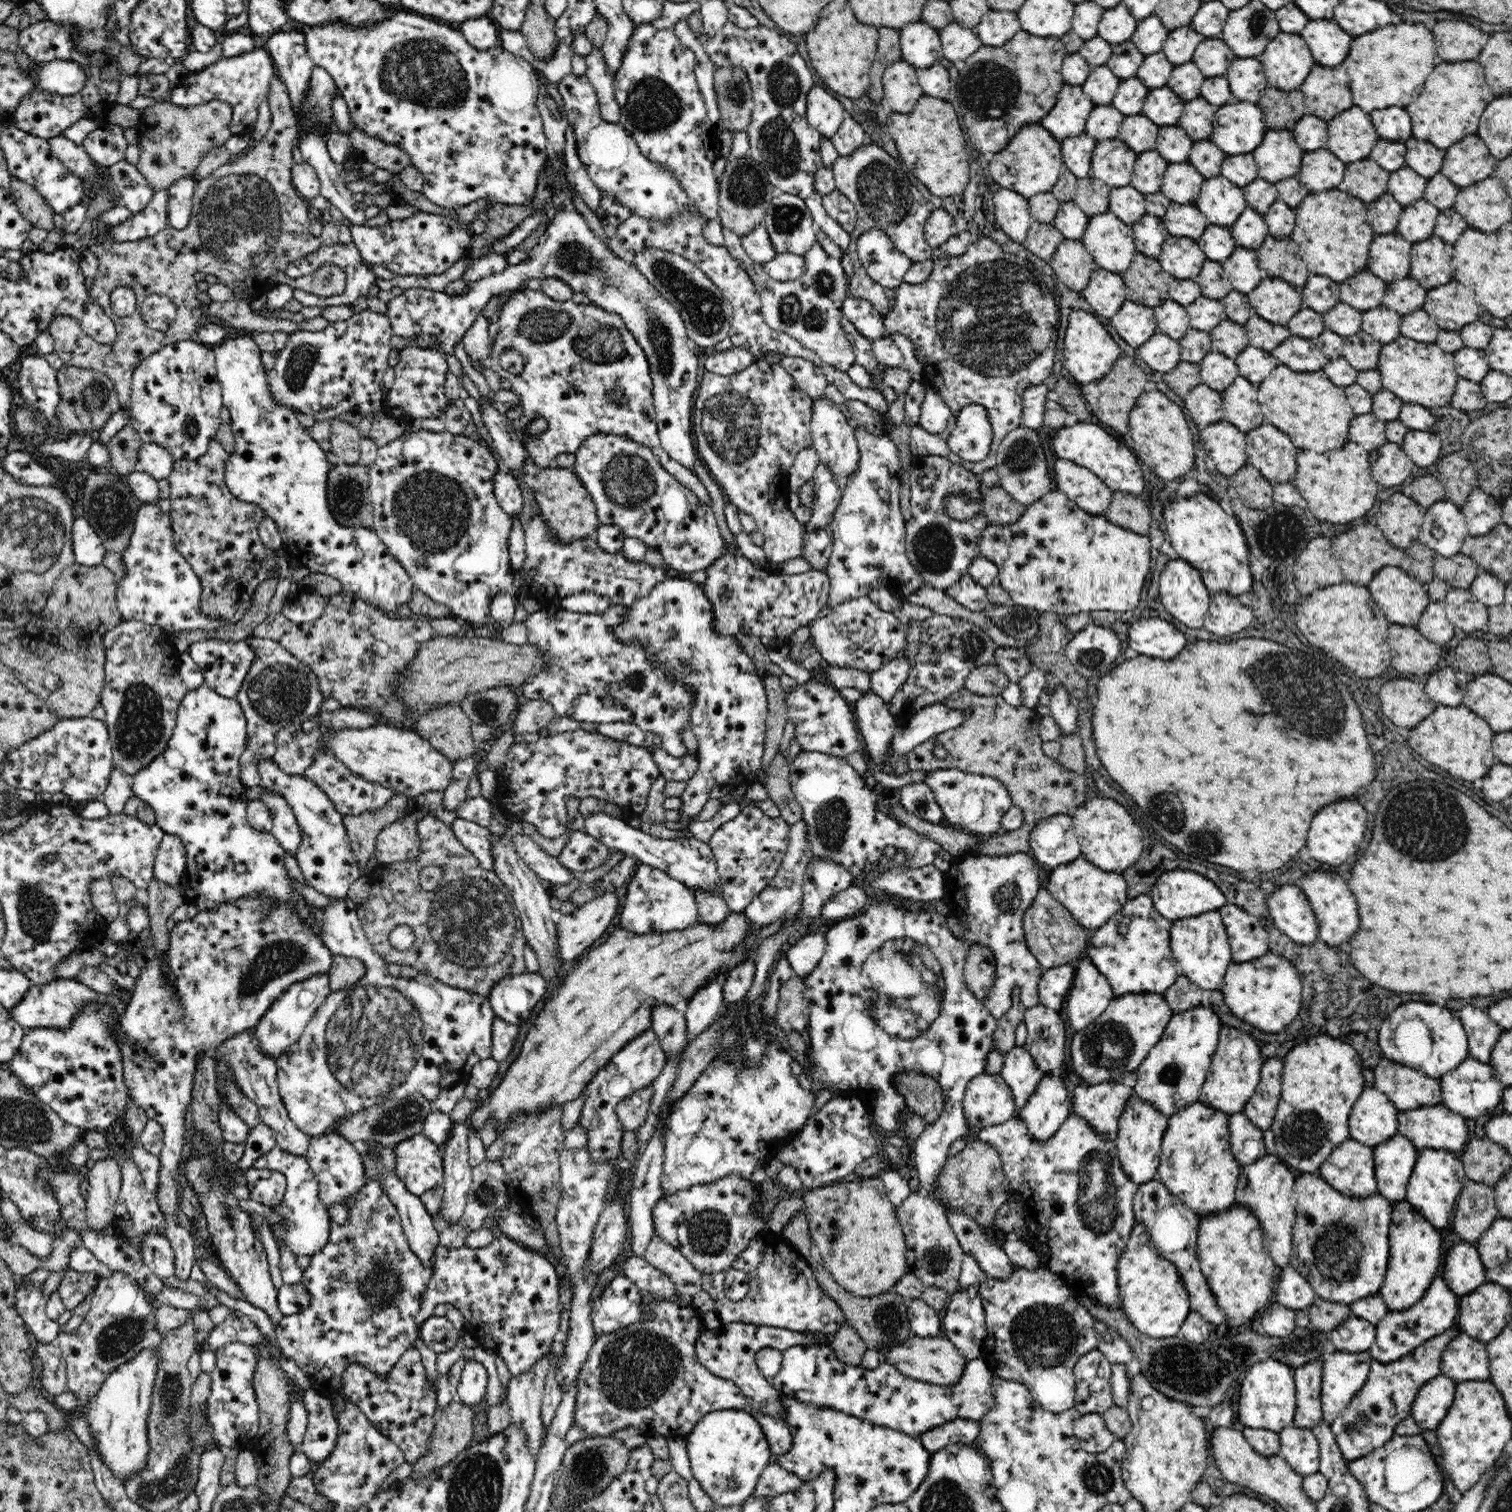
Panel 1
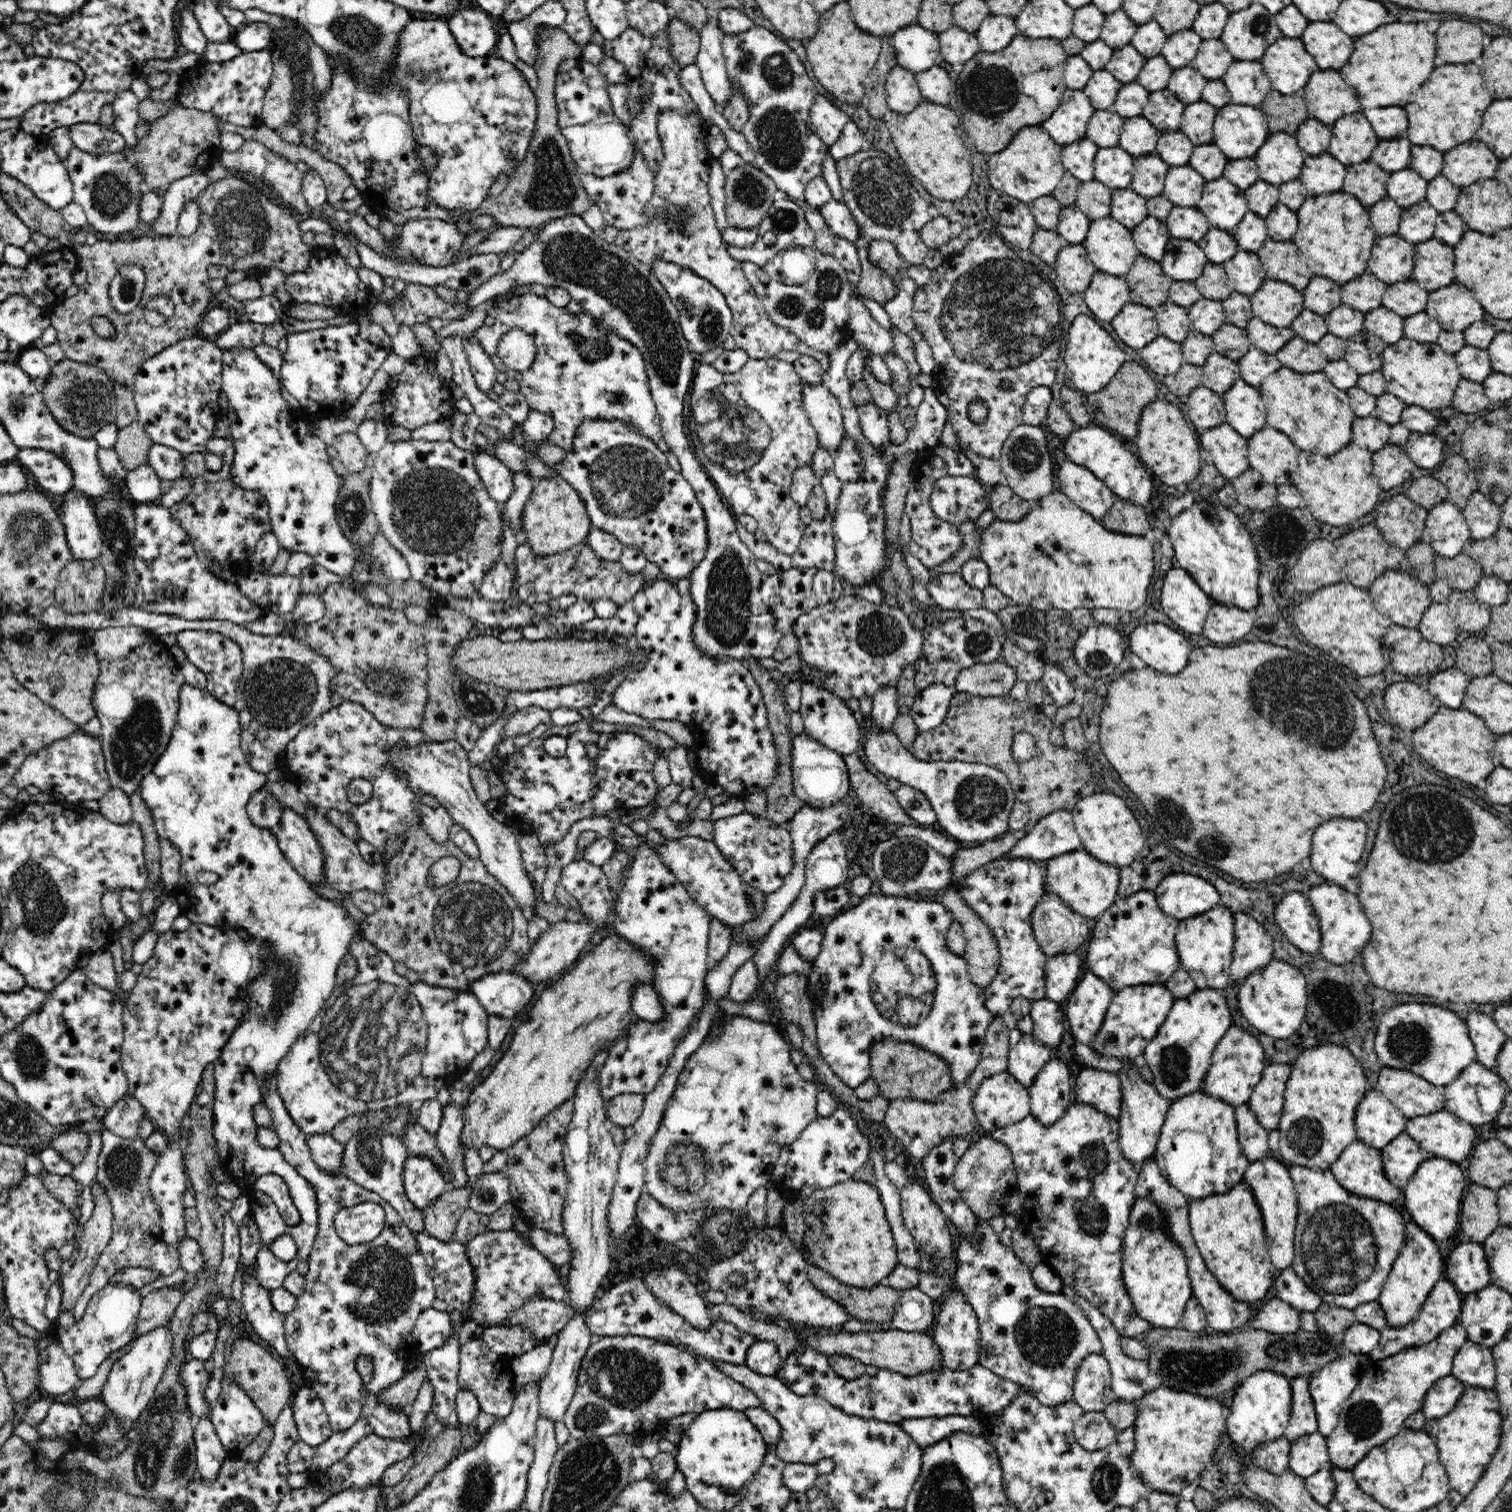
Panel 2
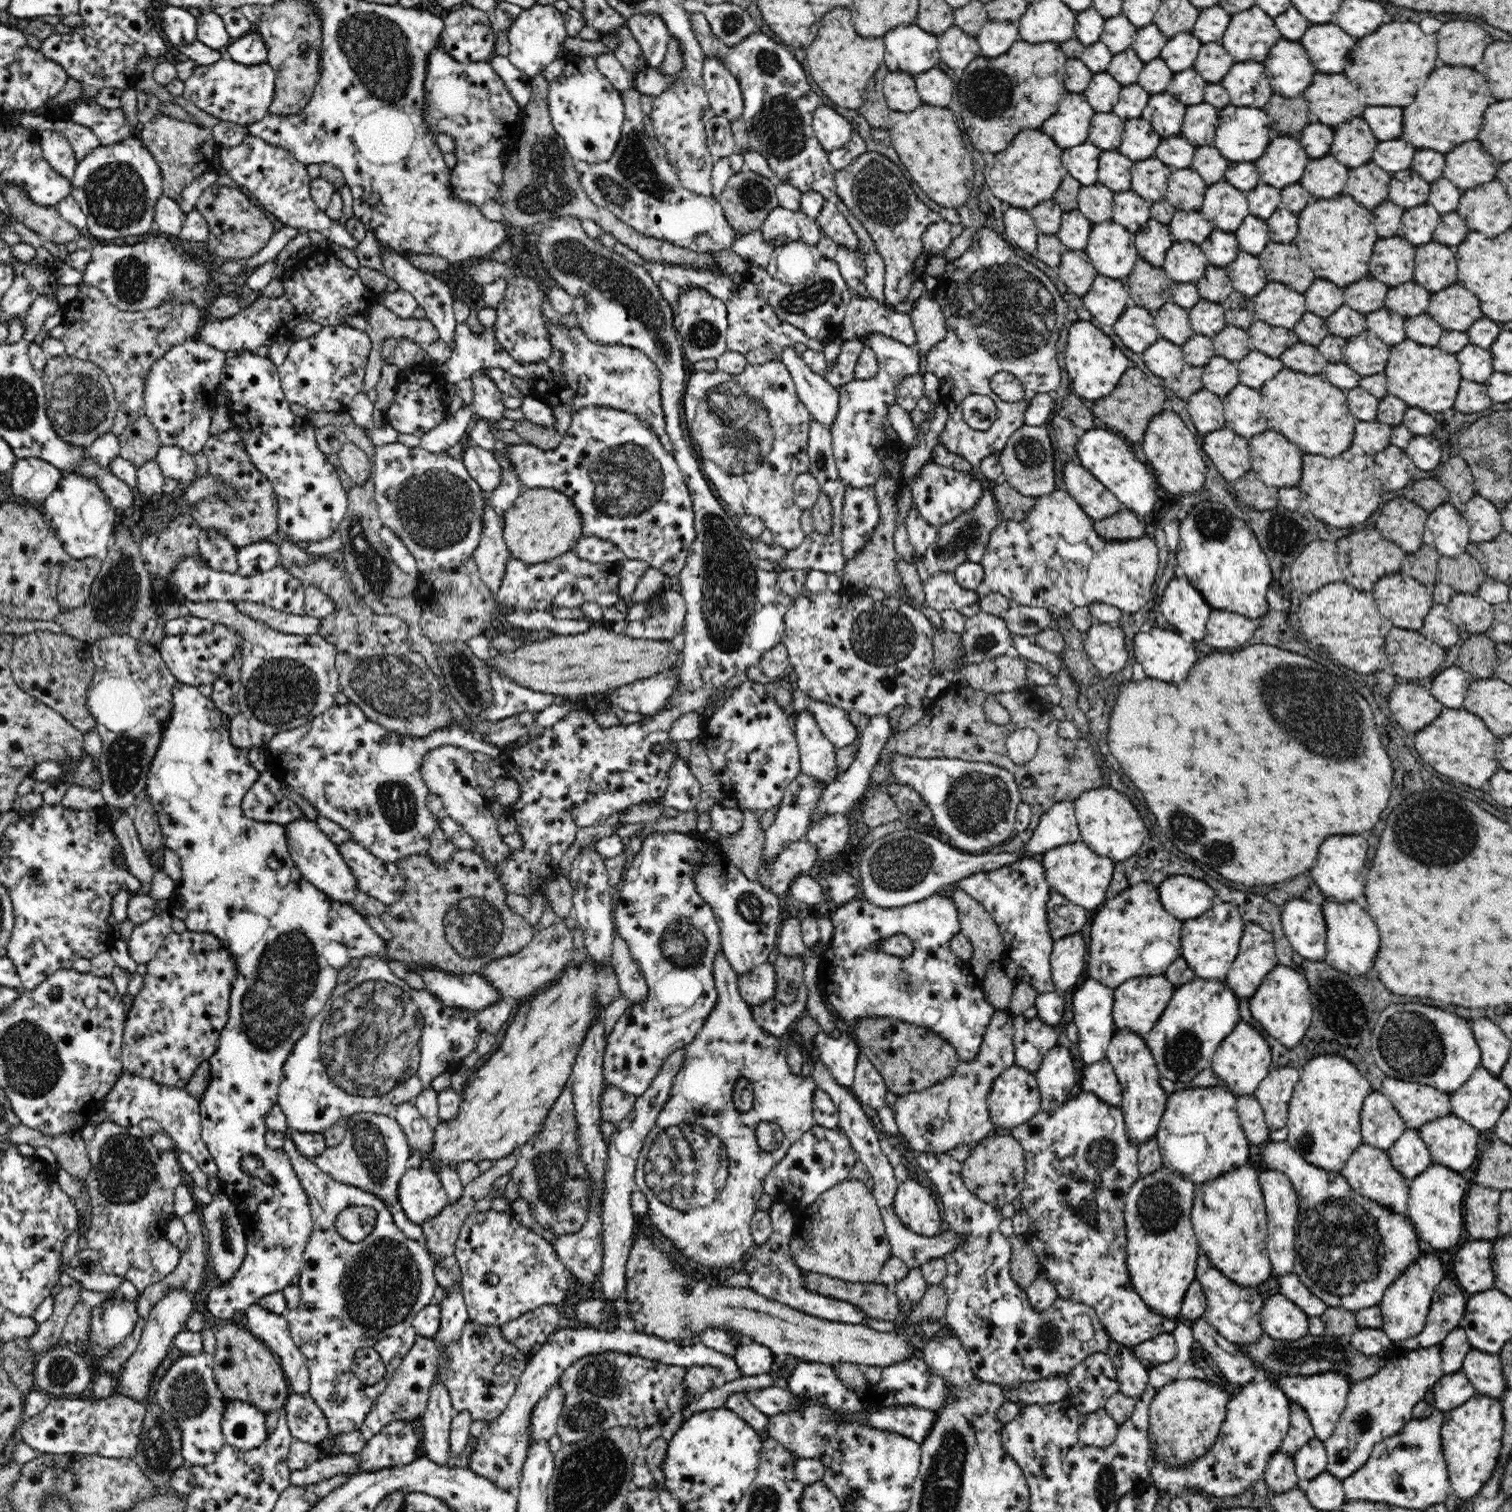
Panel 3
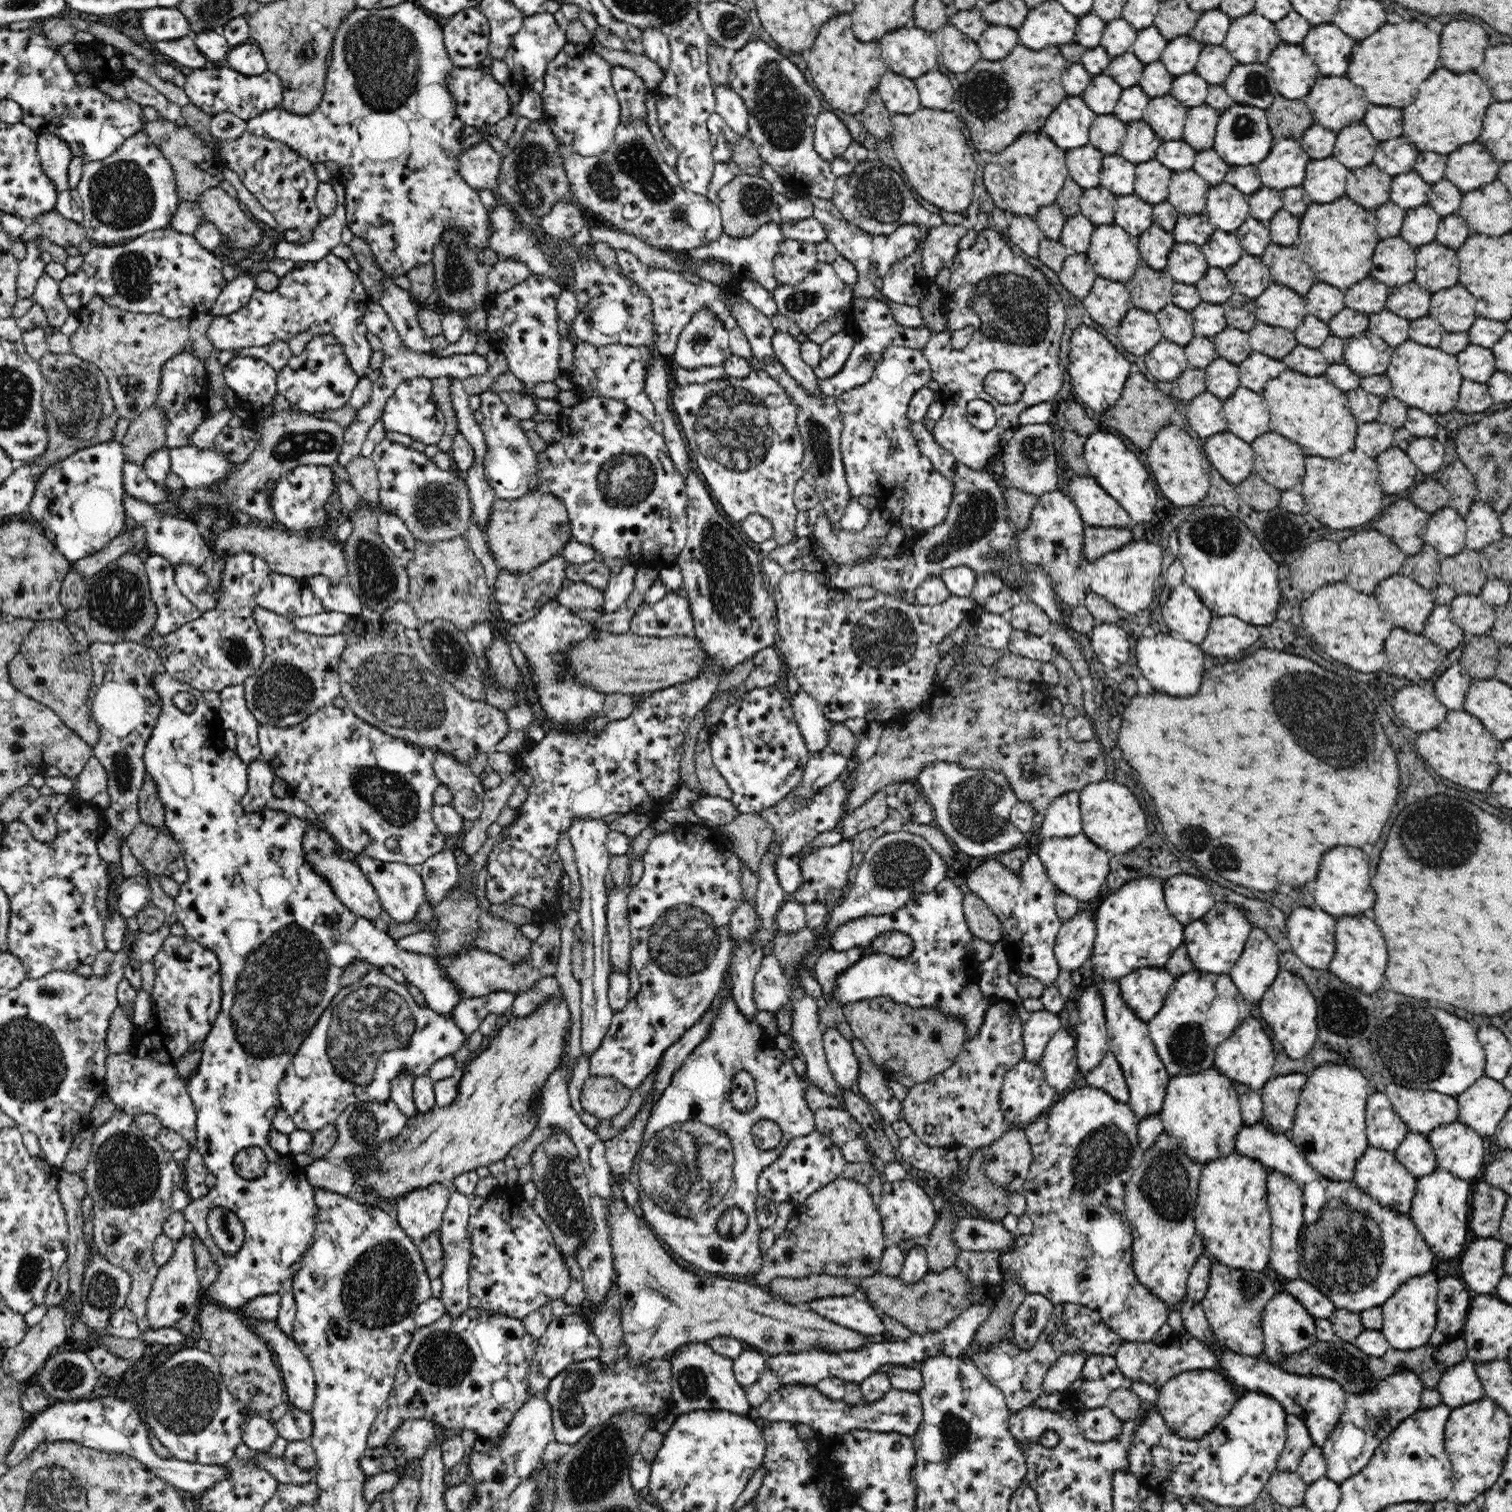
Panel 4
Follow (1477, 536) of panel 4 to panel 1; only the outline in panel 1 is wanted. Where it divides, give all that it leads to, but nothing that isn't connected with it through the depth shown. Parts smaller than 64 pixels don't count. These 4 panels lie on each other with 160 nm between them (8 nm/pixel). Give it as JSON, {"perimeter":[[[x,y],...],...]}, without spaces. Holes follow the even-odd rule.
{"perimeter":[[[1478,486],[1461,506],[1470,536],[1484,536],[1501,522],[1501,500],[1483,492]]]}

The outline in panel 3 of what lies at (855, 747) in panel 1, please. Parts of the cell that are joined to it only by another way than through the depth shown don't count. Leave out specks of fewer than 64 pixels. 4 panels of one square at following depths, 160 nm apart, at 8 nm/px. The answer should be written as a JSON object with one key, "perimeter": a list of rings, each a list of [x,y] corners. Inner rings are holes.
{"perimeter":[[[822,704],[822,733],[834,744],[836,749],[858,741],[860,734],[852,725],[849,716],[841,708]]]}

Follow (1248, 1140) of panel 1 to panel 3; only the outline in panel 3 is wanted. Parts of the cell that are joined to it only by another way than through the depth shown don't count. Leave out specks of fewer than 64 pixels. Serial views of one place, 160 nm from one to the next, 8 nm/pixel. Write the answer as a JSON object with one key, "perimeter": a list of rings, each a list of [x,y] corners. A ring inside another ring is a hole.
{"perimeter":[[[1255,1094],[1237,1097],[1237,1113],[1249,1144],[1262,1144],[1270,1139],[1272,1130],[1266,1124],[1264,1111]]]}

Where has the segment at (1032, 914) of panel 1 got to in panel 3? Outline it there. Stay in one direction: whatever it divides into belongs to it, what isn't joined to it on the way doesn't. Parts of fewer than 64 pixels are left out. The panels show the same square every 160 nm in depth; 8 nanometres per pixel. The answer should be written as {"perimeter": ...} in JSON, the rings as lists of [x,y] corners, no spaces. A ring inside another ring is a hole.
{"perimeter":[[[1052,891],[1046,905],[1051,935],[1056,941],[1066,934],[1081,932],[1086,924],[1086,909],[1070,902],[1063,894]]]}

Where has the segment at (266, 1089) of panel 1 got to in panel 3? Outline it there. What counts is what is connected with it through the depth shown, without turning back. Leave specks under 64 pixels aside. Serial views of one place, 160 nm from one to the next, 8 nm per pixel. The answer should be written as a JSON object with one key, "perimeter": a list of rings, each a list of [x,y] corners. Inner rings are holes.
{"perimeter":[[[290,1128],[285,1132],[283,1151],[290,1157],[292,1165],[309,1199],[313,1217],[313,1232],[303,1254],[302,1268],[299,1272],[300,1303],[294,1310],[287,1310],[285,1318],[291,1332],[291,1338],[306,1357],[310,1382],[309,1393],[328,1423],[328,1436],[318,1446],[322,1456],[338,1455],[336,1439],[338,1435],[354,1433],[373,1409],[375,1400],[384,1392],[398,1365],[412,1348],[417,1332],[413,1320],[422,1308],[428,1307],[434,1296],[437,1280],[434,1274],[434,1259],[423,1242],[412,1241],[406,1237],[394,1223],[390,1209],[373,1193],[361,1188],[349,1186],[334,1180],[321,1172],[310,1159],[306,1159],[292,1141]],[[352,1206],[371,1207],[377,1213],[372,1233],[361,1242],[350,1242],[336,1229],[336,1218],[342,1210]],[[370,1346],[380,1354],[385,1364],[385,1375],[375,1384],[365,1384],[352,1372],[354,1354],[361,1348]]]}

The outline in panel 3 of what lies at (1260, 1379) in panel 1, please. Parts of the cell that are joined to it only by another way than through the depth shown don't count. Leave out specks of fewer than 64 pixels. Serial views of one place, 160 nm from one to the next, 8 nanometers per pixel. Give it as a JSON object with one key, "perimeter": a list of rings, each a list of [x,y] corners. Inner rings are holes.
{"perimeter":[[[1264,1379],[1242,1386],[1227,1404],[1227,1413],[1213,1448],[1180,1466],[1165,1464],[1151,1452],[1150,1484],[1167,1490],[1169,1484],[1190,1492],[1208,1494],[1215,1498],[1238,1498],[1257,1488],[1263,1478],[1270,1457],[1279,1451],[1290,1426],[1290,1405],[1286,1393]]]}

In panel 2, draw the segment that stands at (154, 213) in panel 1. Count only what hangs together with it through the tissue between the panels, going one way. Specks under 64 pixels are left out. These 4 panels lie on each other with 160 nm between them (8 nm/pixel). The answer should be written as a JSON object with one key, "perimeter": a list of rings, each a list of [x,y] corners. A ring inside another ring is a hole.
{"perimeter":[[[205,171],[185,176],[169,184],[169,189],[161,196],[163,201],[160,218],[156,224],[150,226],[152,232],[157,236],[175,235],[182,209],[186,208],[190,201],[197,204],[197,198],[210,183],[212,180],[207,177]]]}

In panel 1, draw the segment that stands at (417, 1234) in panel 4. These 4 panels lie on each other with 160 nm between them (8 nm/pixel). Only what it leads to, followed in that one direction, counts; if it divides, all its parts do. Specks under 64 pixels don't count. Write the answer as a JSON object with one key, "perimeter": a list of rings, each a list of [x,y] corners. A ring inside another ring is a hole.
{"perimeter":[[[422,1134],[411,1136],[394,1147],[396,1173],[411,1194],[421,1198],[436,1187],[443,1187],[443,1158],[438,1144]]]}

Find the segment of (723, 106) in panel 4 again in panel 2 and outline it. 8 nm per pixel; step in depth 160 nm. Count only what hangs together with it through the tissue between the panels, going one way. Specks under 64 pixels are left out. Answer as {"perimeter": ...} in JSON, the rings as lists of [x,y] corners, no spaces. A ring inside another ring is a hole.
{"perimeter":[[[716,16],[710,17],[704,25],[704,30],[700,32],[700,48],[695,60],[706,90],[716,106],[722,108],[726,106],[734,90],[734,82],[728,74],[723,57],[721,40],[724,36]]]}

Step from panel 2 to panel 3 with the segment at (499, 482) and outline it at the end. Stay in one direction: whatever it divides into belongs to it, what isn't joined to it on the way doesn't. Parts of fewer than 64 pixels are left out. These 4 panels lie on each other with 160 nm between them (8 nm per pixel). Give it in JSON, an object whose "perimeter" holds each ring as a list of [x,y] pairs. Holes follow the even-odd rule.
{"perimeter":[[[465,441],[462,454],[464,466],[470,477],[480,486],[486,495],[492,493],[500,482],[500,465],[491,450],[469,444]]]}

